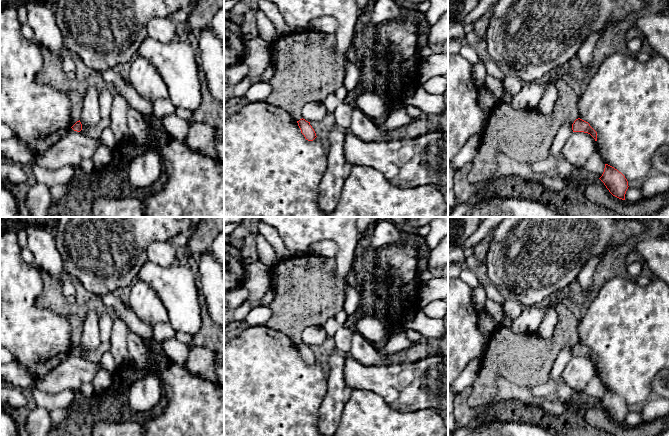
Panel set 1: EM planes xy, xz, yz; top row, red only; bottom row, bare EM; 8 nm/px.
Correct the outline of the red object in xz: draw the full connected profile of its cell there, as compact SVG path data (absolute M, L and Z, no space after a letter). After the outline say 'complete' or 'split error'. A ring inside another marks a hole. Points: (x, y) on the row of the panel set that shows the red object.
M302 118L297 121L297 123L306 140L313 141L317 137L314 129L310 125L310 122Z; complete

